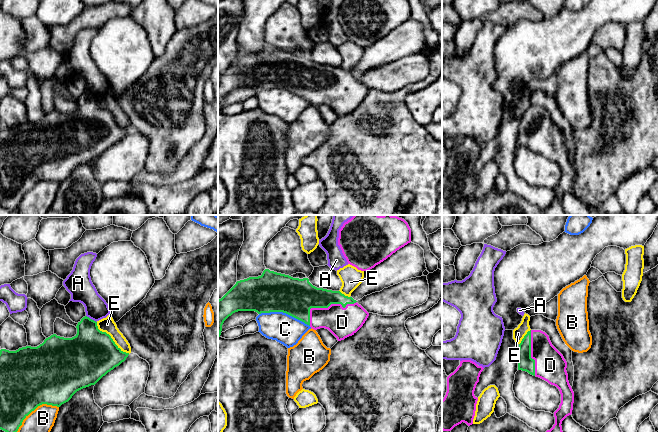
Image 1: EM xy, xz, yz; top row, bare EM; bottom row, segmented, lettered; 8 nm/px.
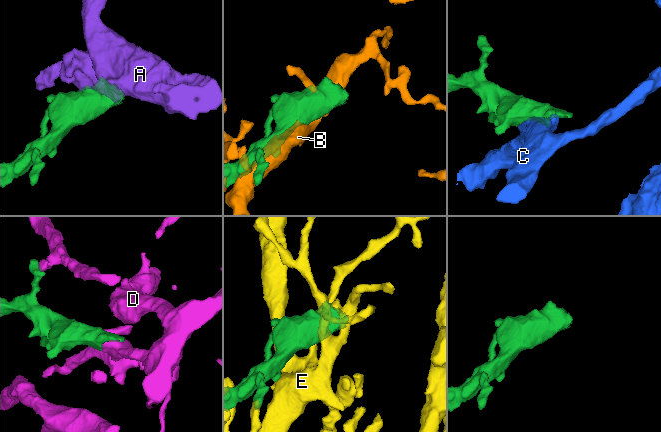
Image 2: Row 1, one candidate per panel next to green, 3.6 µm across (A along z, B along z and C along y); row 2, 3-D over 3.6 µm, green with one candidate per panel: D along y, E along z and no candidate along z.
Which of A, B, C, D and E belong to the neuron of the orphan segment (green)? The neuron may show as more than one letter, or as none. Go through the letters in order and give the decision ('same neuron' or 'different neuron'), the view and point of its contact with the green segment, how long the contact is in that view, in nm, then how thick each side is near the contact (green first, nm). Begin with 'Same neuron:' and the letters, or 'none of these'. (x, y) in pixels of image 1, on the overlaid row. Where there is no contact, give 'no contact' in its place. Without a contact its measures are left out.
Same neuron: D
A: different neuron; contact xy (91, 319); length 110 nm; calibres 360 and 200 nm
B: different neuron; contact xy (35, 408); length 400 nm; calibres 460 and 200 nm
C: different neuron; contact xz (284, 312); length 420 nm; calibres 320 and 240 nm
D: same neuron; contact xz (325, 307); length 440 nm; calibres 300 and 240 nm
E: different neuron; contact xy (111, 338); length 380 nm; calibres 400 and 120 nm

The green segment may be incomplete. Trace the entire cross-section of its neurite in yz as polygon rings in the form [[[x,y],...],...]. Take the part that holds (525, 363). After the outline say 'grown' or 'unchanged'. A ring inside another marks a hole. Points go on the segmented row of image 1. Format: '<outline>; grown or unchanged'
[[[527,332],[519,344],[518,370],[526,371],[556,386],[561,394],[561,403],[554,412],[555,424],[546,432],[563,432],[562,421],[572,414],[574,392],[569,384],[566,368],[566,360],[552,345],[545,332]]]; grown

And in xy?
[[[85,316],[78,322],[77,334],[72,338],[64,338],[57,336],[56,334],[46,338],[42,344],[37,347],[26,346],[19,348],[16,351],[9,351],[6,349],[0,350],[0,429],[5,432],[17,432],[22,425],[23,420],[38,406],[42,404],[52,405],[60,407],[62,404],[68,402],[72,396],[79,390],[95,385],[103,376],[119,366],[126,360],[129,353],[123,352],[113,341],[111,336],[106,332],[102,332],[98,329],[97,322]]]; unchanged

